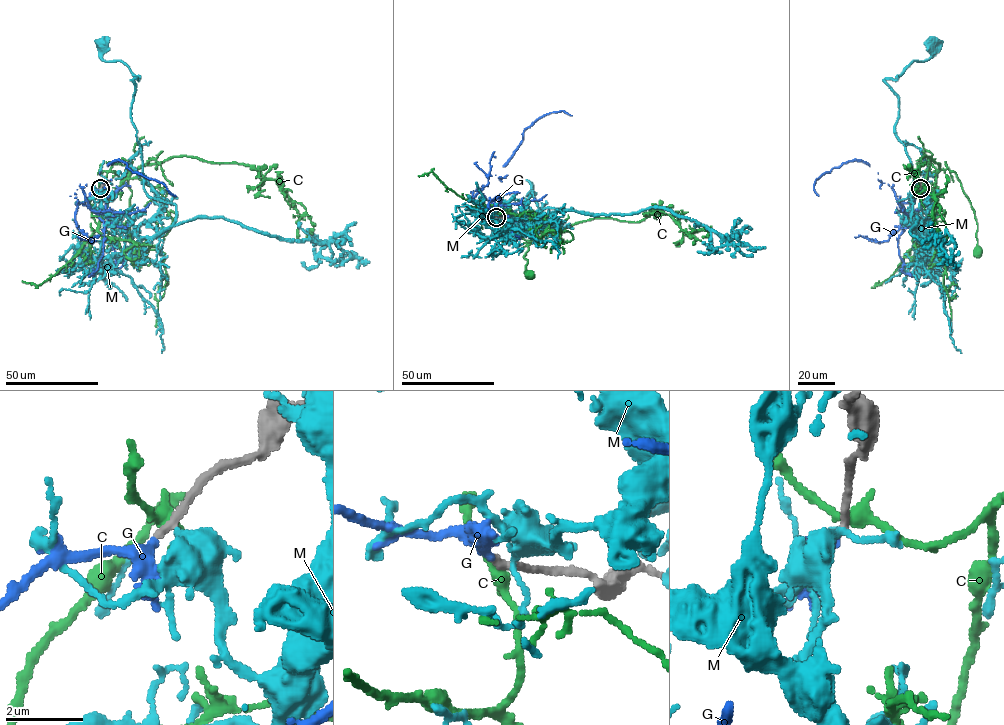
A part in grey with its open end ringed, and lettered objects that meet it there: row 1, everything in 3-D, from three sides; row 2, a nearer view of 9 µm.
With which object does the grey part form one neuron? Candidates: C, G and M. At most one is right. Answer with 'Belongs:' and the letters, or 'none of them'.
Belongs: G

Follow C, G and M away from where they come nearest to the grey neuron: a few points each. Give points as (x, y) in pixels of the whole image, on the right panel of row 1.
C: (920, 188), (931, 187), (932, 192), (940, 169), (947, 168), (955, 173), (974, 211), (978, 252)
G: (920, 188), (910, 206), (903, 208), (894, 191), (869, 165), (850, 161), (818, 178), (814, 185), (818, 195)
M: (920, 188), (923, 237), (885, 79), (929, 59), (930, 45)

